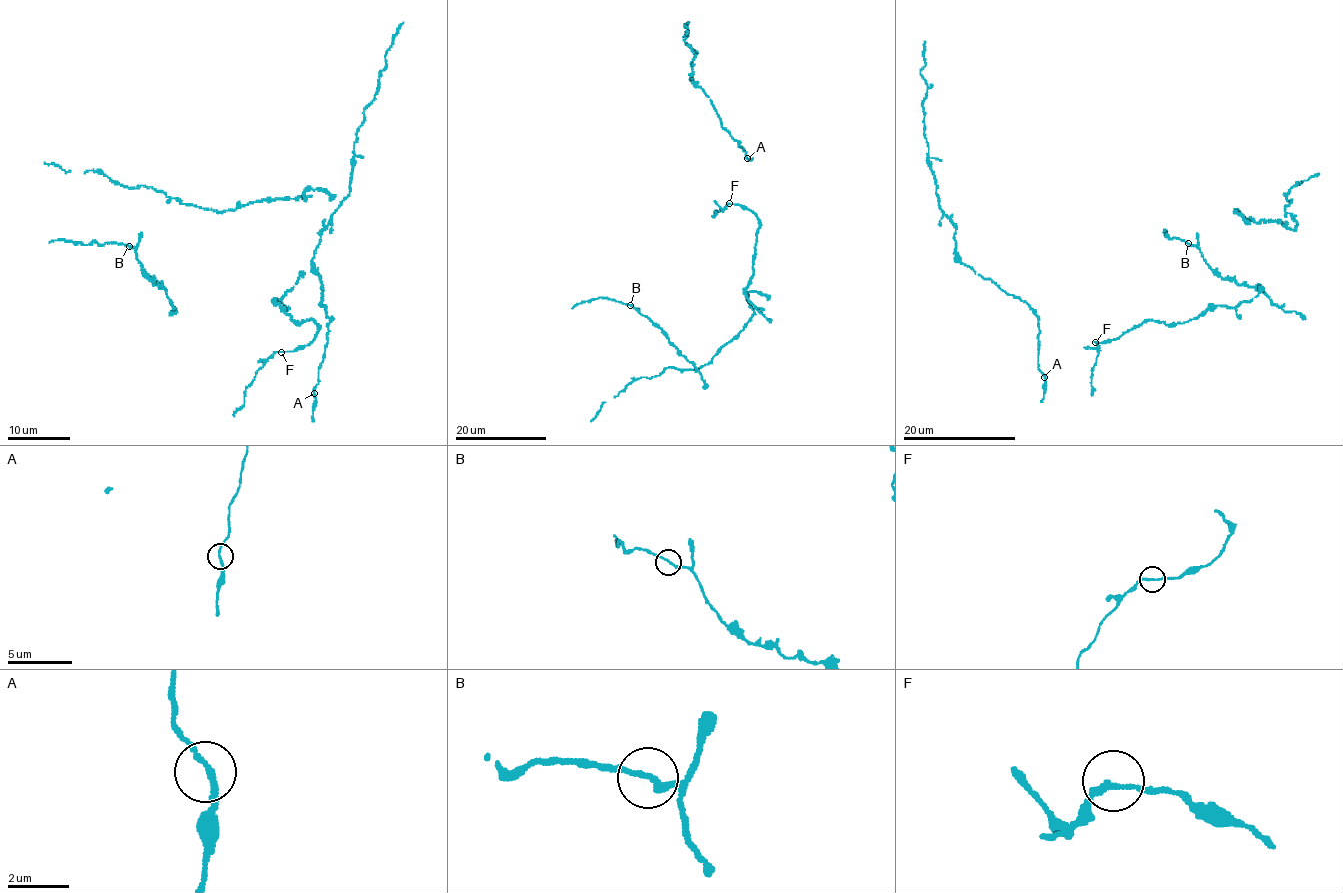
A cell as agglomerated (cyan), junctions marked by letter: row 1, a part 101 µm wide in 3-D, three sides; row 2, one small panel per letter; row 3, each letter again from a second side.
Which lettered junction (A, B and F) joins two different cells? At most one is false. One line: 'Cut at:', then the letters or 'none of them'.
Cut at: none of them

